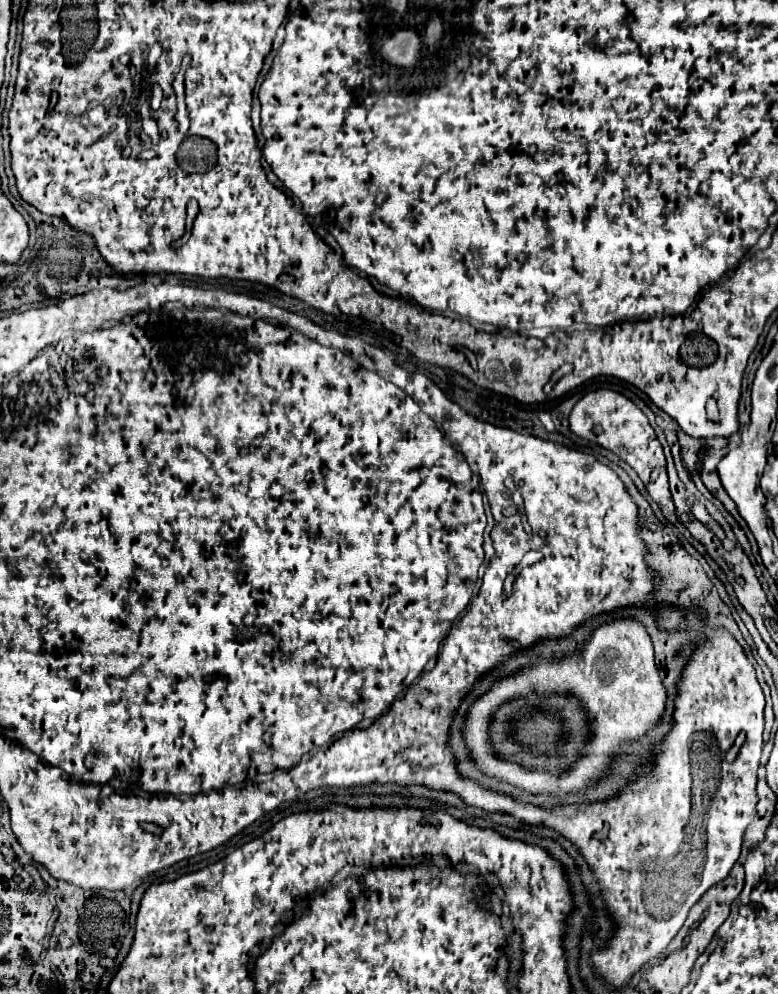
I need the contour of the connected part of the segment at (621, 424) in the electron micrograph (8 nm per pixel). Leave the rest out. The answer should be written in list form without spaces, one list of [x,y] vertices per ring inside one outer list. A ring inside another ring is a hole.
[[[593,390],[573,406],[569,424],[577,436],[597,442],[599,446],[611,450],[621,460],[625,460],[639,474],[641,482],[645,482],[651,498],[671,498],[663,448],[653,428],[649,426],[647,416],[627,396],[615,390]]]

